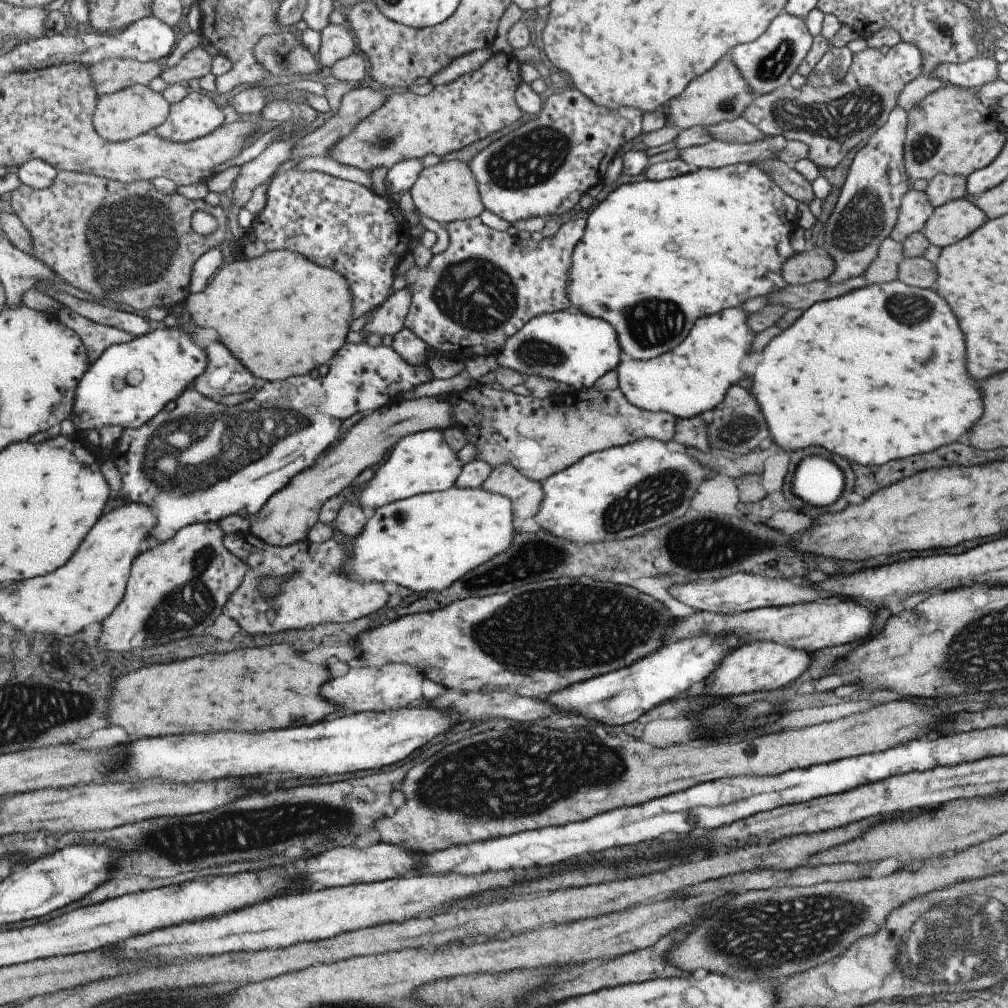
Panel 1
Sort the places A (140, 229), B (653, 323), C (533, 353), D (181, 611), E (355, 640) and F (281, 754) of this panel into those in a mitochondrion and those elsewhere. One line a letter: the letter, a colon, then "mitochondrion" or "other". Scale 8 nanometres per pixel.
A: mitochondrion
B: mitochondrion
C: mitochondrion
D: mitochondrion
E: other
F: other

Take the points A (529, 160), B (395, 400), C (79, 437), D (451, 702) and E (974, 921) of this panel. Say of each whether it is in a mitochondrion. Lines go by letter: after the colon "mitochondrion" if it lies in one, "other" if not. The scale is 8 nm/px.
A: mitochondrion
B: other
C: other
D: other
E: mitochondrion

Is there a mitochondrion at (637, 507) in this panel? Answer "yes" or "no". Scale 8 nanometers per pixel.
yes

